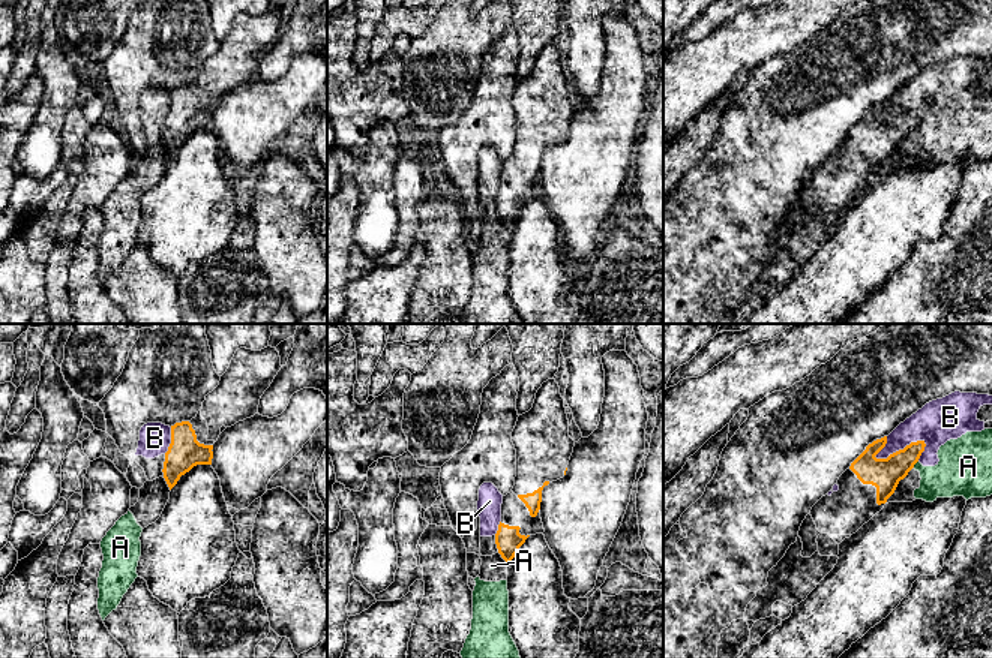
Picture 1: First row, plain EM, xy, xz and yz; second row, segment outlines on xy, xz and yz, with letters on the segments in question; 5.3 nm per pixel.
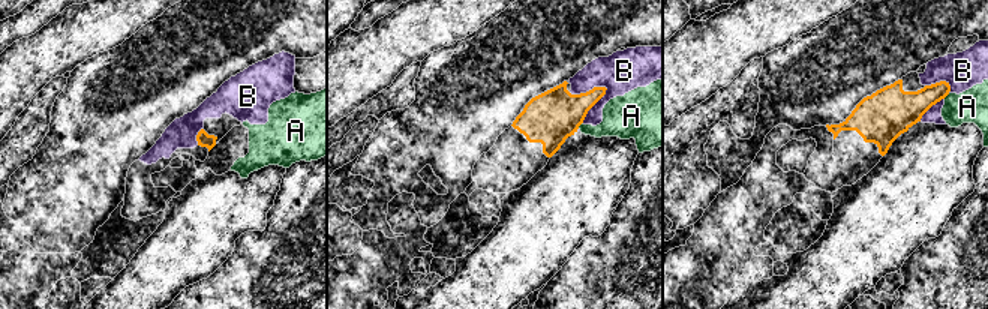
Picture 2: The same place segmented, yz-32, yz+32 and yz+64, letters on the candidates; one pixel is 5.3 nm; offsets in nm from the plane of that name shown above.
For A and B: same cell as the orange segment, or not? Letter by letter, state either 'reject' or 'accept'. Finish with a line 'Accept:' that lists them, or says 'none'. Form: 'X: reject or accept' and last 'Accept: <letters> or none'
A: reject
B: reject
Accept: none

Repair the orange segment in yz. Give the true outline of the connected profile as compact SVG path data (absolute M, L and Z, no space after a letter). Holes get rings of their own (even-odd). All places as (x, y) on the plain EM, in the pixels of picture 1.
M887 100L873 105L839 141L839 154L822 160L810 174L816 193L830 199L852 199L894 157L900 144L918 126L924 105L911 106L887 123L875 120L885 111Z

